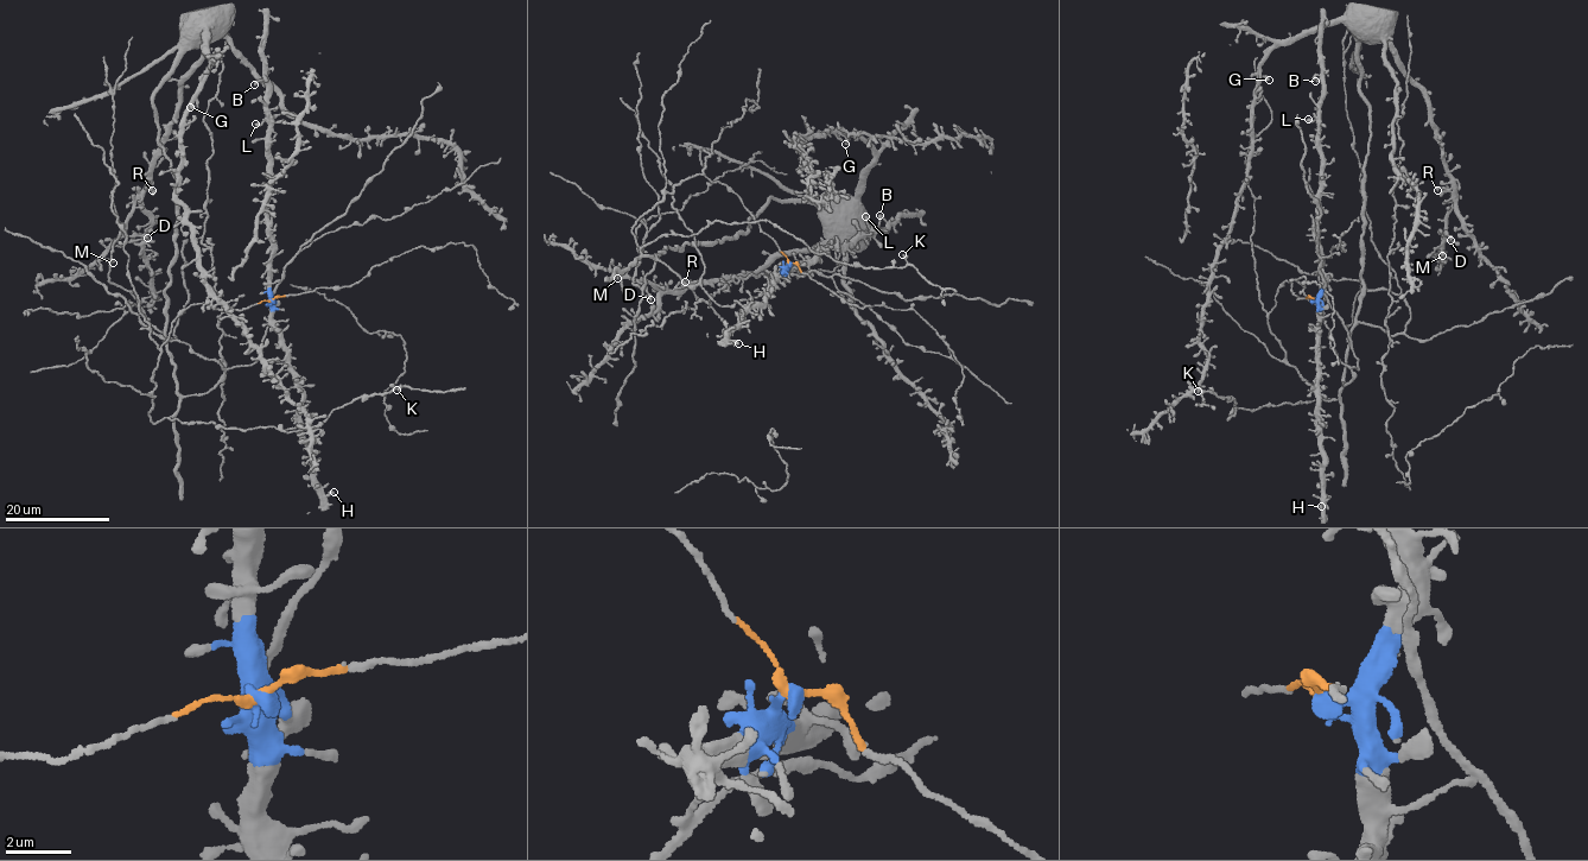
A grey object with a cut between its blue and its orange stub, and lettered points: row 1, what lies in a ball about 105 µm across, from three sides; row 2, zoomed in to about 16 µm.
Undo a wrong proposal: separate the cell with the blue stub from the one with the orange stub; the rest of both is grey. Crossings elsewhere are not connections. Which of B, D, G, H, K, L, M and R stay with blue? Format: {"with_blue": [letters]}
{"with_blue": ["B", "H", "L"]}

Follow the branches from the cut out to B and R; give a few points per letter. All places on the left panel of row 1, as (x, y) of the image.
B: (272, 299), (268, 83), (261, 80), (254, 84)
R: (272, 299), (176, 317), (152, 422), (179, 397), (165, 336), (176, 176), (153, 92), (205, 40), (152, 190)

